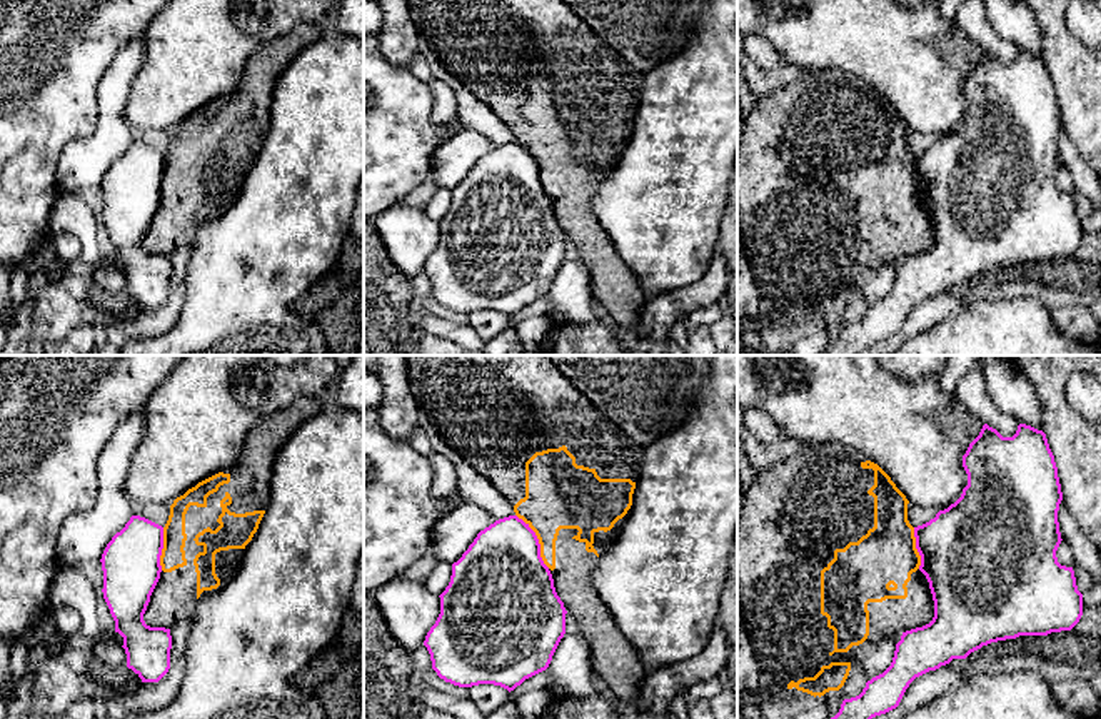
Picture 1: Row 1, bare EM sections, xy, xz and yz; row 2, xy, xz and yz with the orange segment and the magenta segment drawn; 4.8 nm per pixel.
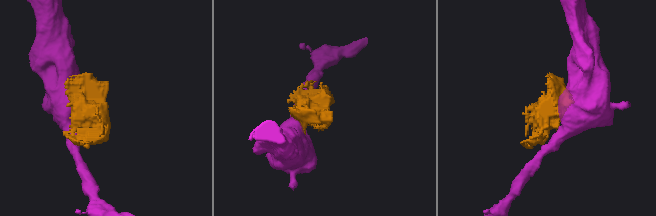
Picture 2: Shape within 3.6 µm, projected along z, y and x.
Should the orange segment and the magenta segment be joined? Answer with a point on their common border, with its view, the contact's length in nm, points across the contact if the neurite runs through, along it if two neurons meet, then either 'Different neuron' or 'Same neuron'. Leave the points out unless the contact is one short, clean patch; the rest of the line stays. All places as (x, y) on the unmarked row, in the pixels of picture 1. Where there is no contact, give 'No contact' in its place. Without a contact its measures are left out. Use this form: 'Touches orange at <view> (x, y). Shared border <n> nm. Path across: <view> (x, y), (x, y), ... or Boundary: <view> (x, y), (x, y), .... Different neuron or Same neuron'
Touches orange at xz (539, 167). Shared border 300 nm. Boundary: xz (516, 140), (534, 159), (539, 182), (549, 194). Different neuron

